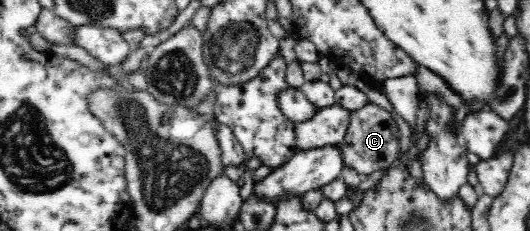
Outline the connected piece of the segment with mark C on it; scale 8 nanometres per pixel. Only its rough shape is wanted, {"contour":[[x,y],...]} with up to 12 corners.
{"contour":[[374,104],[351,112],[339,146],[361,177],[392,166],[400,129]]}

